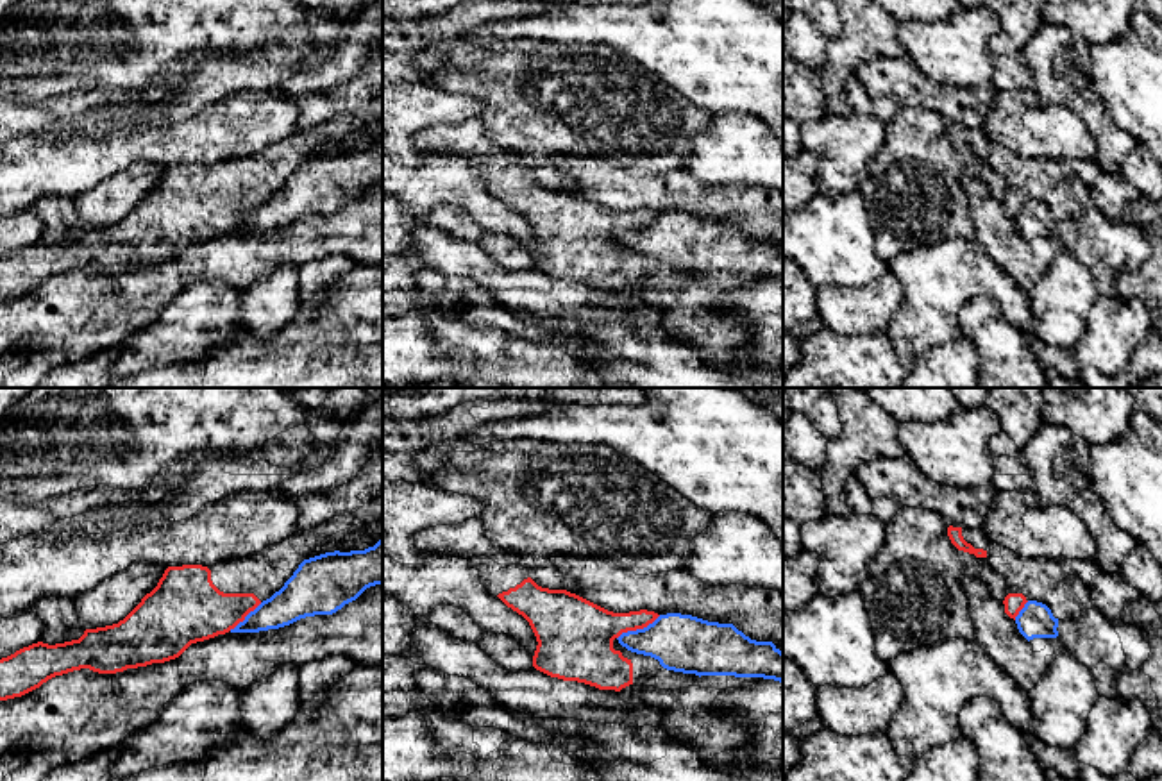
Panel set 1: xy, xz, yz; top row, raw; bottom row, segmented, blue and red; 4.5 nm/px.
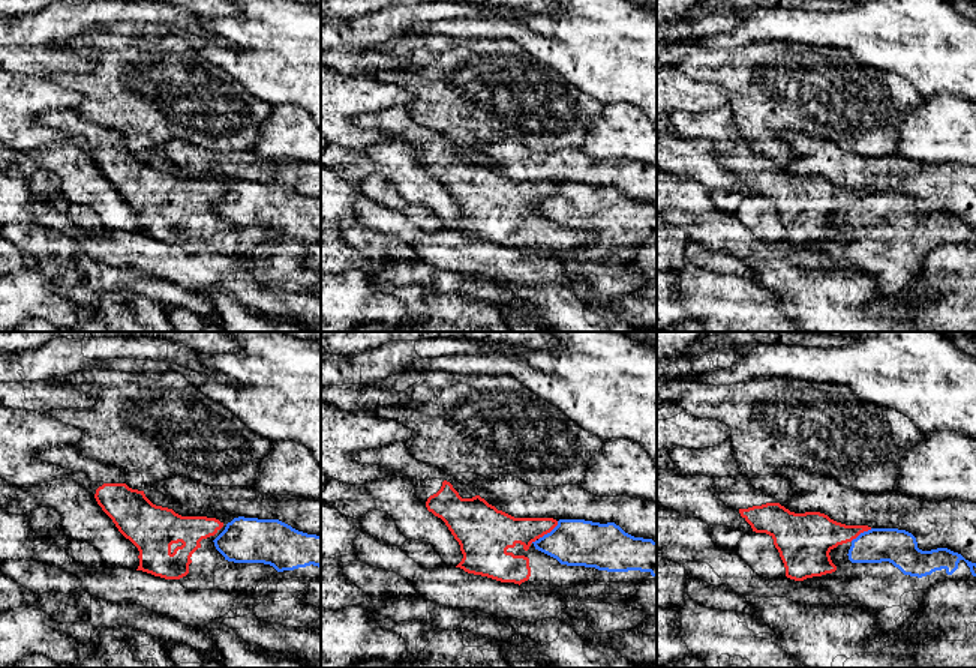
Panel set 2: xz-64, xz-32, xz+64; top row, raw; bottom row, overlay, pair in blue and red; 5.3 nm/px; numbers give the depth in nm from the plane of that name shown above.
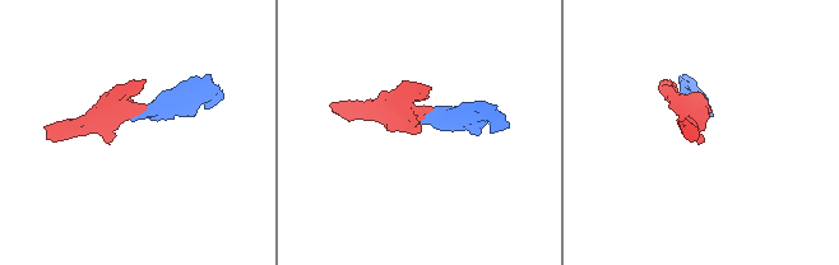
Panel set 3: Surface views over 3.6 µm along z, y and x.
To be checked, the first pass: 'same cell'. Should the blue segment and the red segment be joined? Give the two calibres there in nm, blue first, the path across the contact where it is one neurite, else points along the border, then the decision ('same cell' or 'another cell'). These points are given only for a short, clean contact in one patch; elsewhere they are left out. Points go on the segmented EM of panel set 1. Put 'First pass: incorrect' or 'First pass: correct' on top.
First pass: incorrect
calibres 260 and 280 nm; border xz (660, 615), (642, 628), (624, 631), (617, 638); another cell

